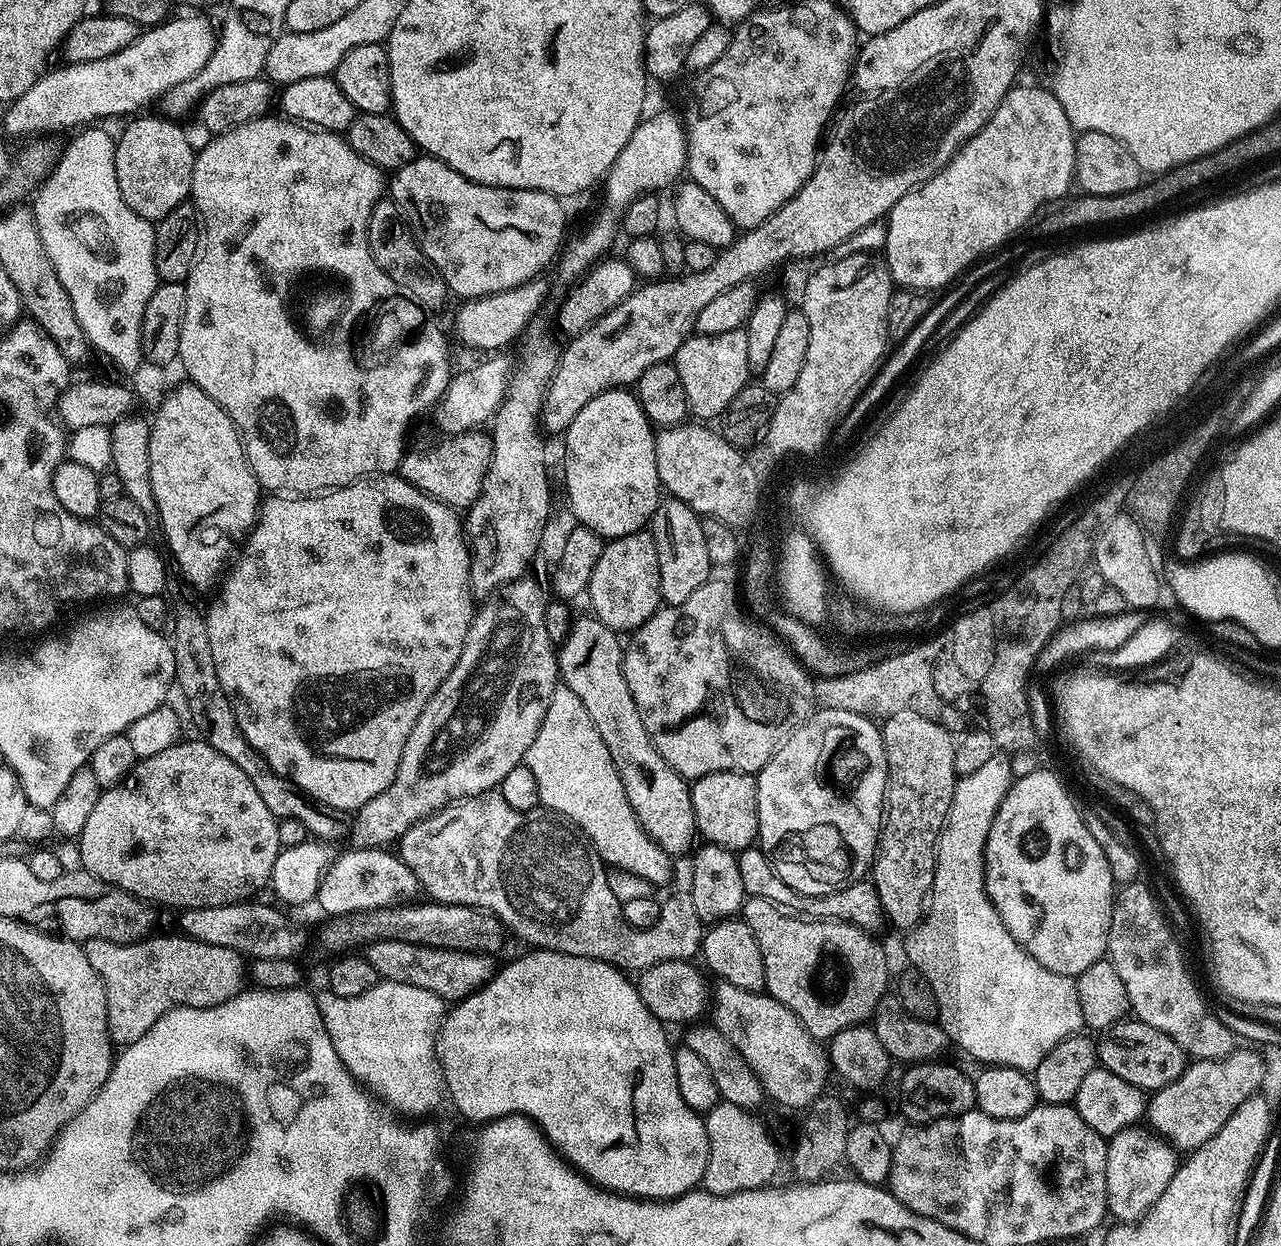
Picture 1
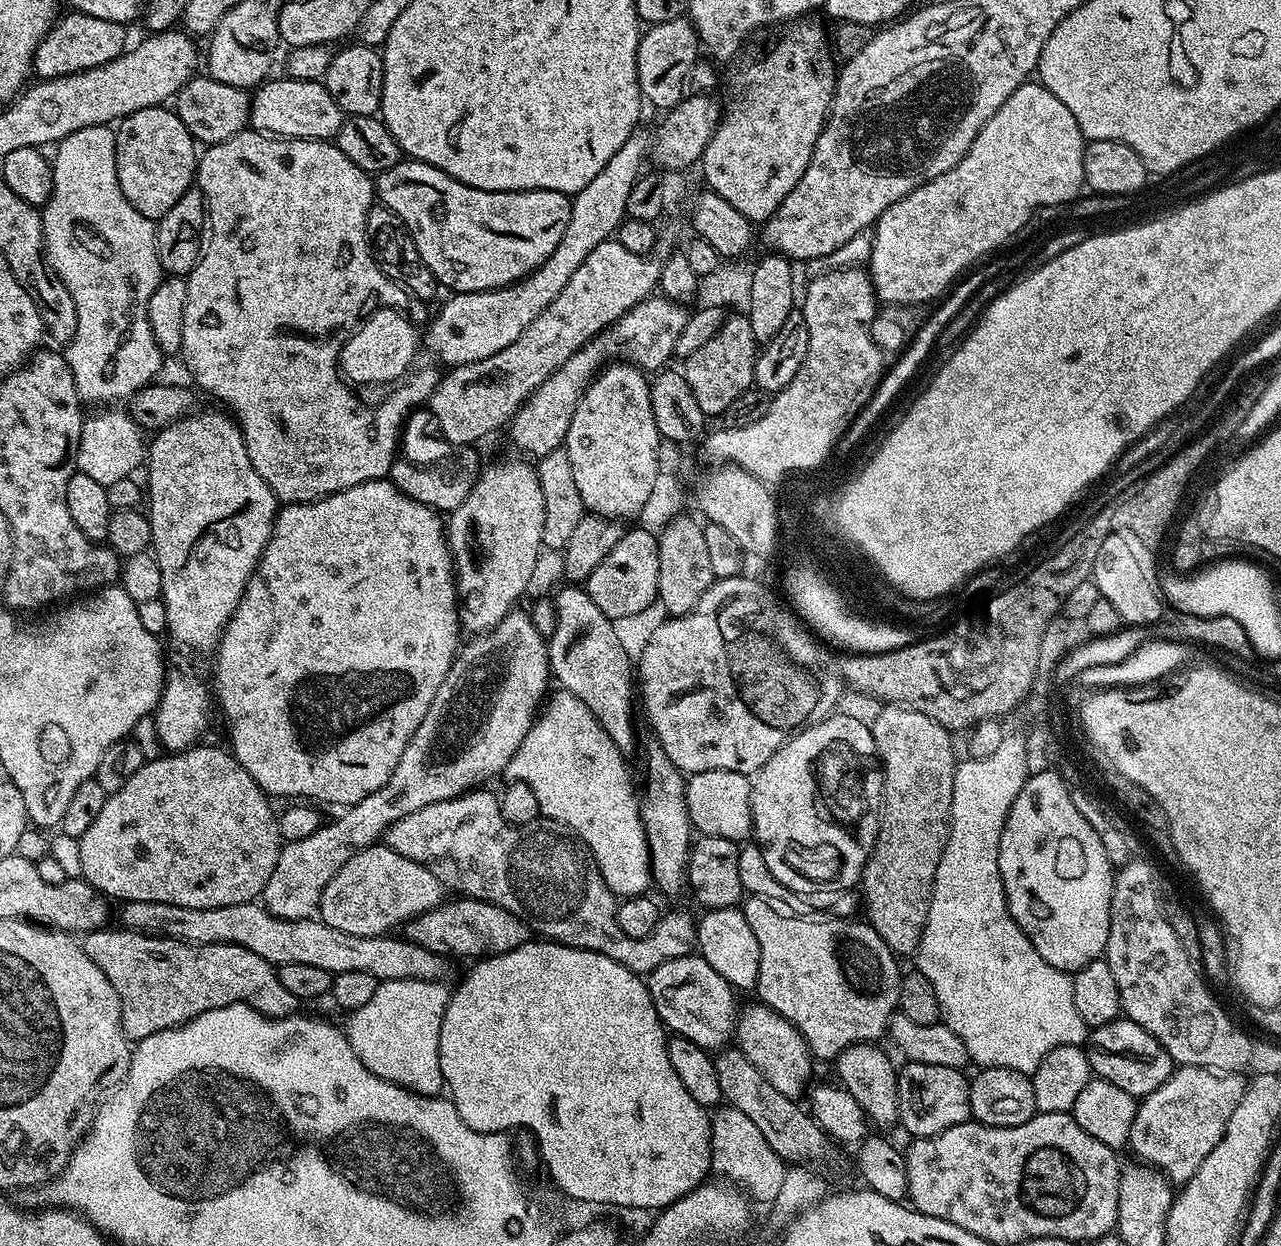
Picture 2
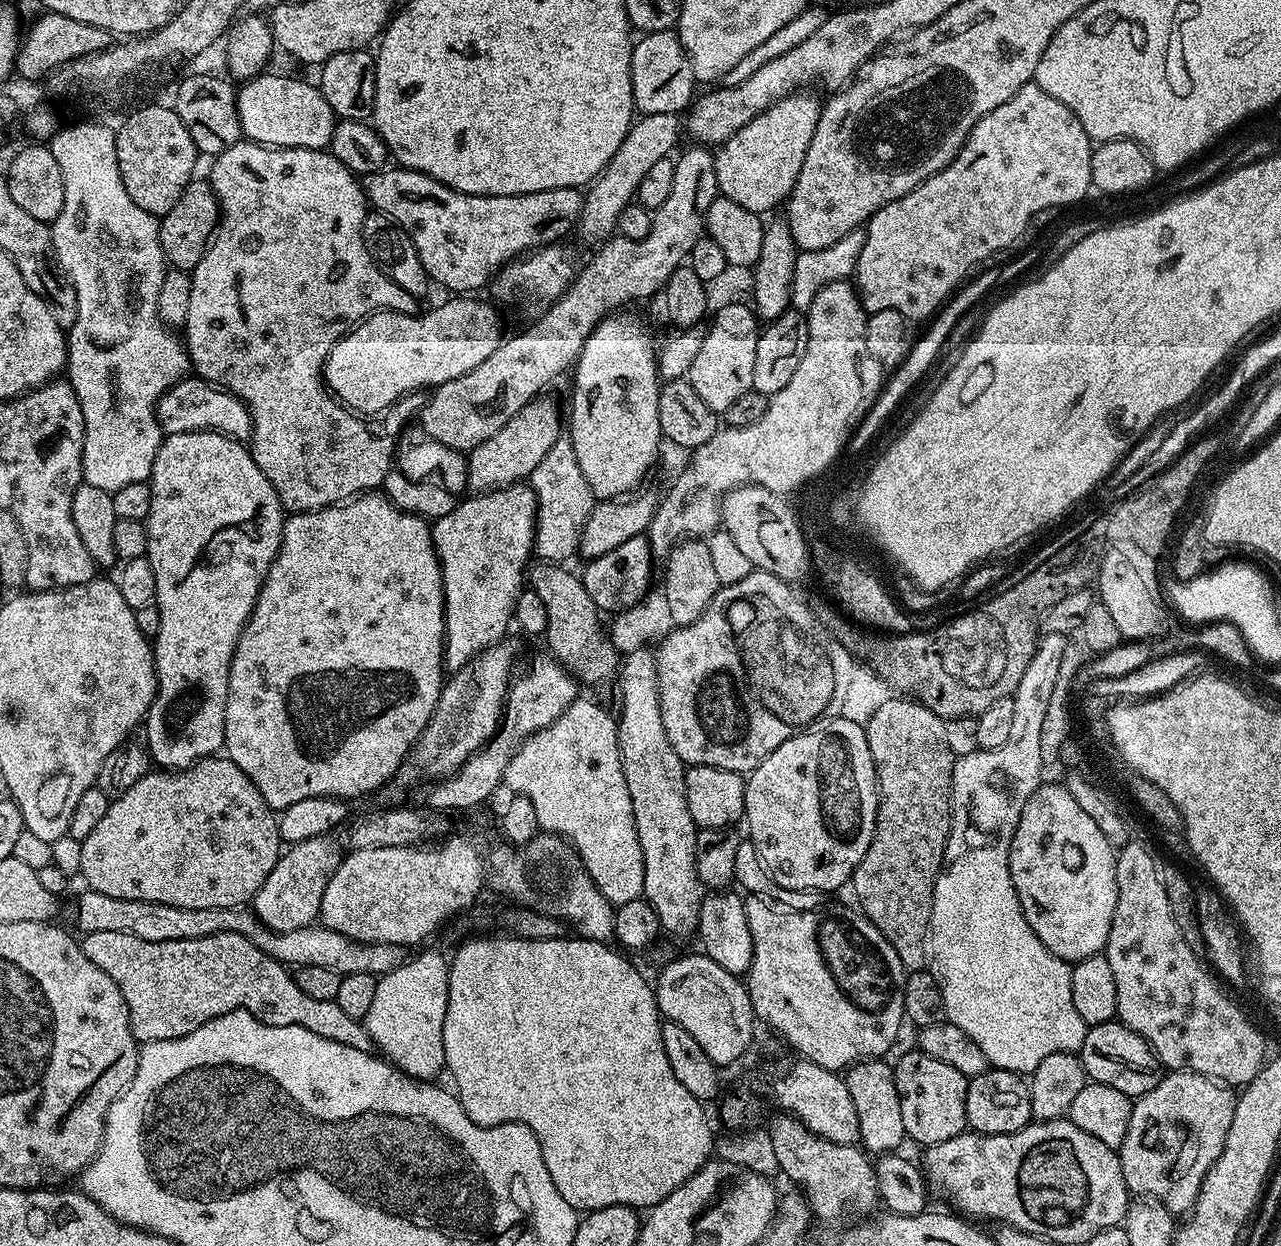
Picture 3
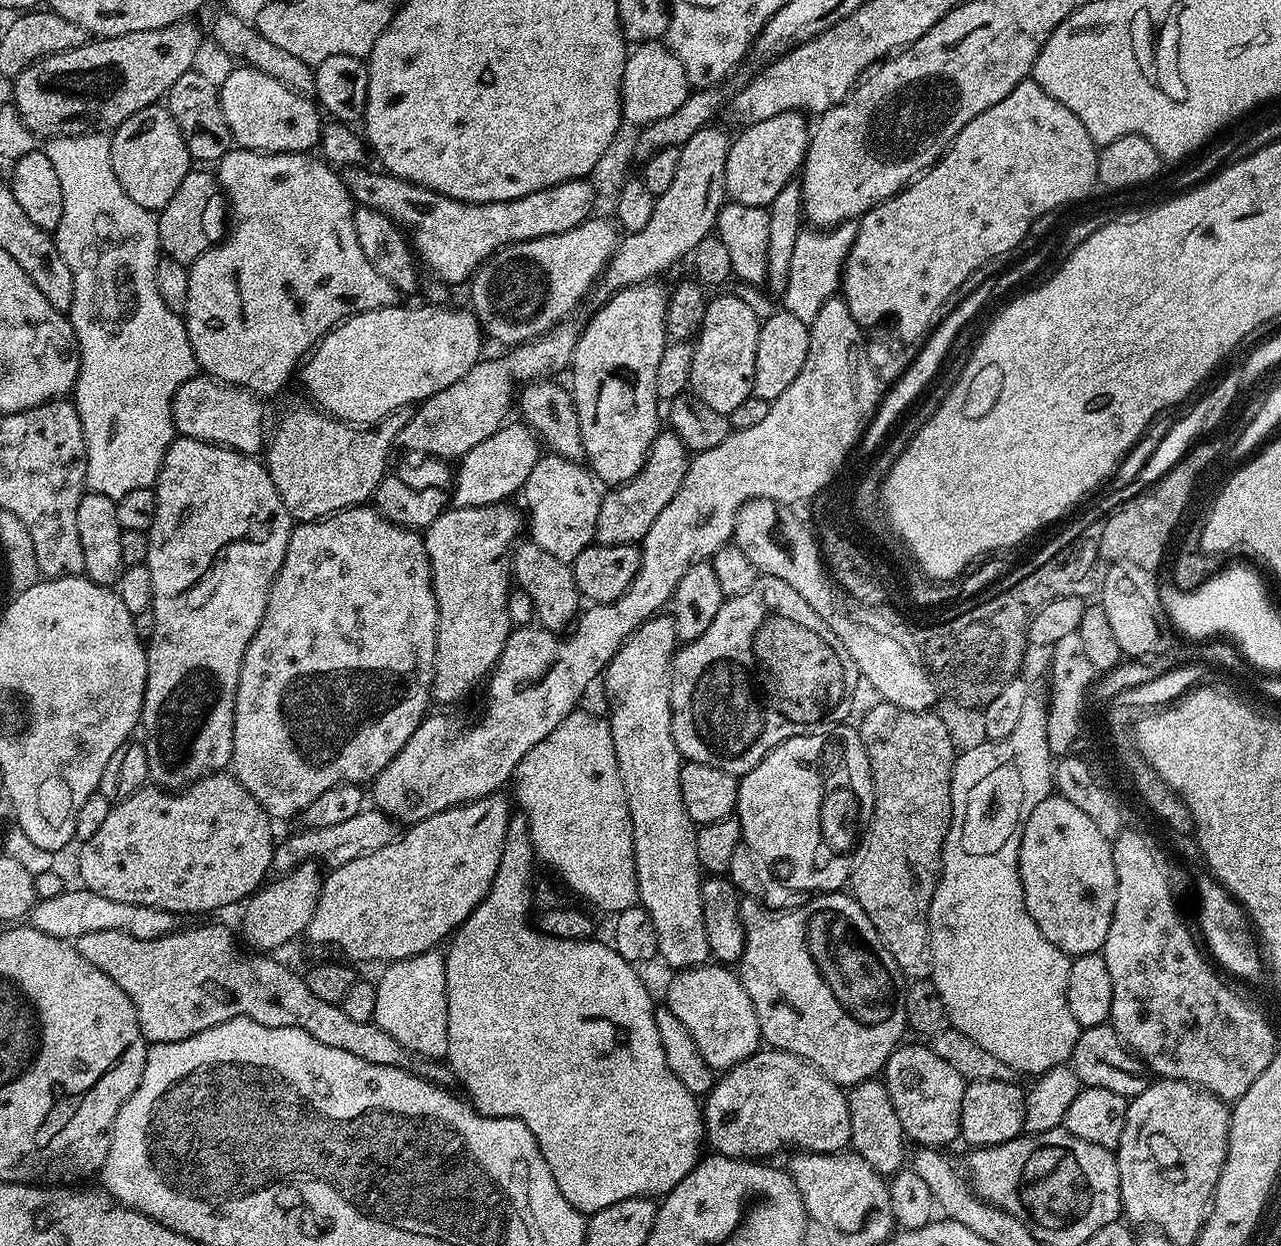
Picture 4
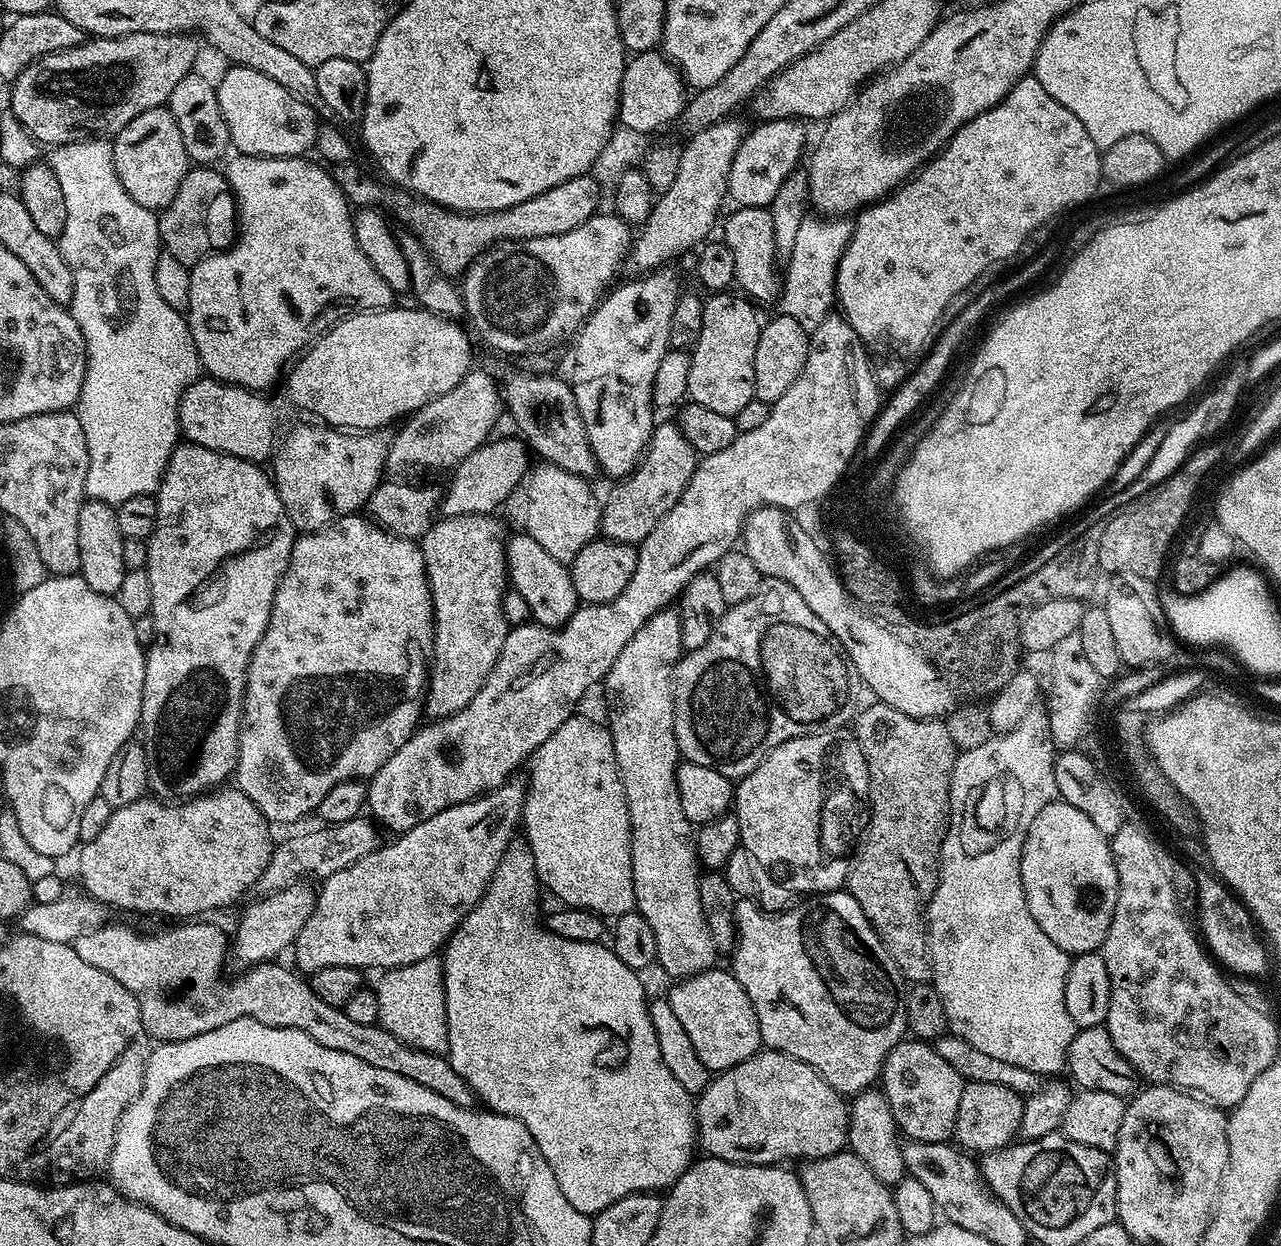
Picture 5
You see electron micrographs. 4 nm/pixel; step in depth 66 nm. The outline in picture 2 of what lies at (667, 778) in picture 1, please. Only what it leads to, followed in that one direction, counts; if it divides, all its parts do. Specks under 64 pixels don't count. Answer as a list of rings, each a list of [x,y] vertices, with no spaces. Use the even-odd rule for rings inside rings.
[[[580,586],[561,587],[555,593],[556,613],[558,614],[558,626],[554,634],[547,637],[548,642],[548,667],[551,675],[560,683],[559,687],[563,691],[574,694],[586,706],[594,718],[610,734],[614,746],[622,753],[631,753],[630,750],[636,744],[636,728],[632,725],[632,692],[634,696],[634,664],[628,661],[628,652],[624,649],[624,644],[620,641],[620,636],[616,633],[617,625],[609,620],[598,606],[594,606],[594,598]]]

